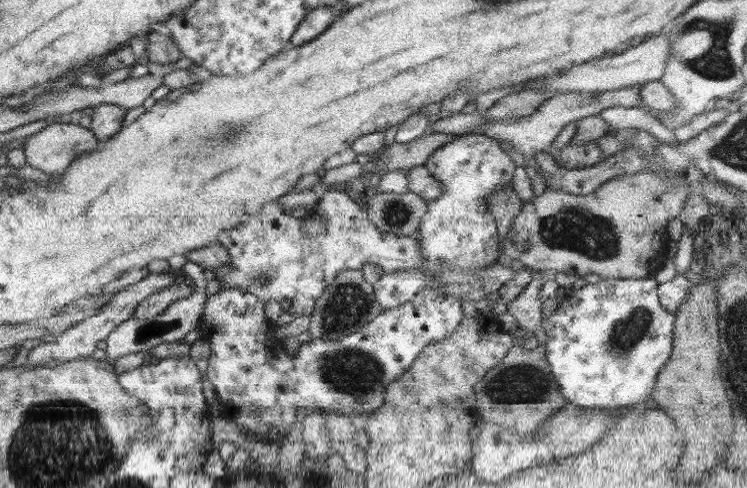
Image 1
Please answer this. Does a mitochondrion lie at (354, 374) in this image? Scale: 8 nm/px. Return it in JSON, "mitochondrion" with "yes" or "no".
{"mitochondrion":"yes"}

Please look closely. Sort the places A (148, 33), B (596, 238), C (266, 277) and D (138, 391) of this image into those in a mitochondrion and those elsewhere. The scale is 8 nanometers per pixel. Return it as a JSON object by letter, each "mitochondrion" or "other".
{"A":"other","B":"mitochondrion","C":"mitochondrion","D":"other"}

